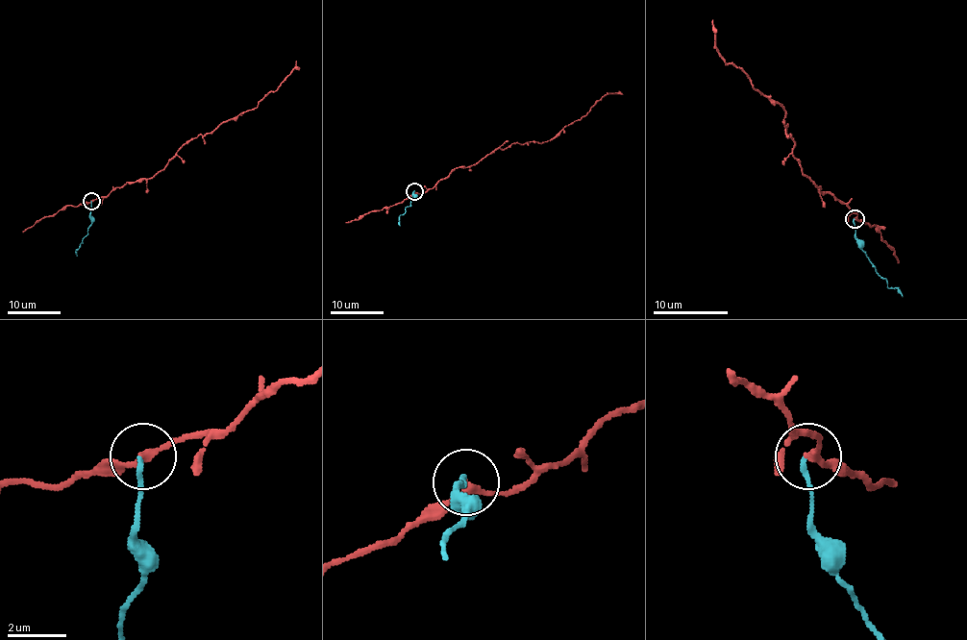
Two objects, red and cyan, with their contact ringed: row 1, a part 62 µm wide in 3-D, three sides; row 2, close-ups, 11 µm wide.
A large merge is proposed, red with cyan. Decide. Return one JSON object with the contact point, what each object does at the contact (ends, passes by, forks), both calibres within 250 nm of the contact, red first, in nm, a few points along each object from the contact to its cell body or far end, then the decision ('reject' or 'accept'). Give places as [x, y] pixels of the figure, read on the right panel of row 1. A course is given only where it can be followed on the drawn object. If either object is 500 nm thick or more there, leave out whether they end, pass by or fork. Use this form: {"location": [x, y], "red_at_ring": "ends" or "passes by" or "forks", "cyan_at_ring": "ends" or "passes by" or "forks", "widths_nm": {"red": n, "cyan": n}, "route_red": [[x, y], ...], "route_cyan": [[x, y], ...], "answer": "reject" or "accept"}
{"location": [855, 218], "red_at_ring": "passes by", "cyan_at_ring": "ends", "widths_nm": {"red": 240, "cyan": 160}, "route_red": [[854, 219], [855, 213], [802, 172], [784, 131], [784, 110], [723, 60], [711, 20]], "route_cyan": [[854, 219], [855, 241], [889, 288], [895, 288], [903, 296]], "answer": "reject"}

